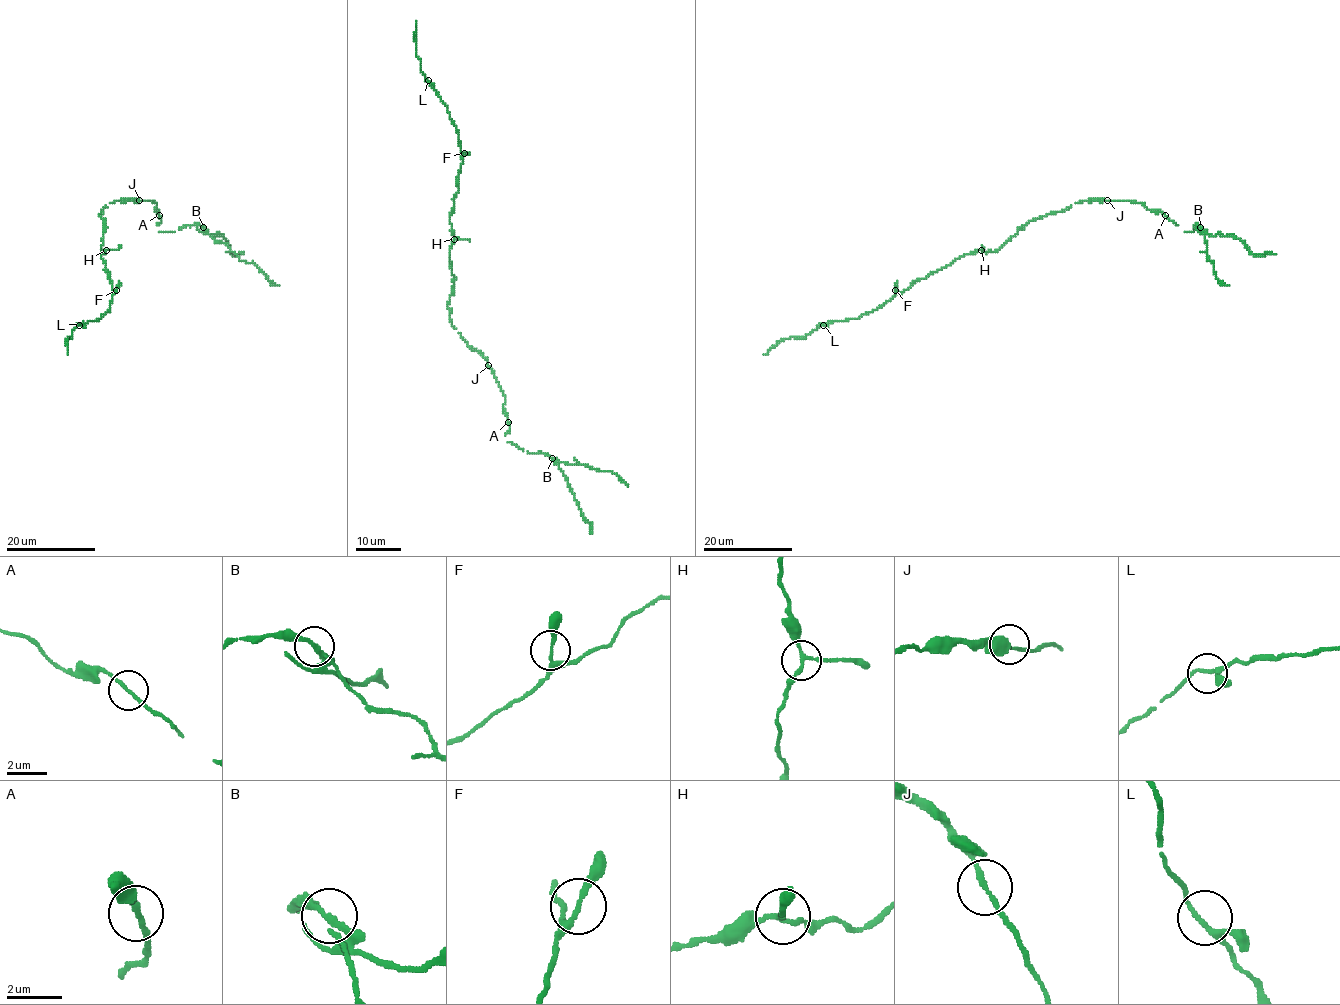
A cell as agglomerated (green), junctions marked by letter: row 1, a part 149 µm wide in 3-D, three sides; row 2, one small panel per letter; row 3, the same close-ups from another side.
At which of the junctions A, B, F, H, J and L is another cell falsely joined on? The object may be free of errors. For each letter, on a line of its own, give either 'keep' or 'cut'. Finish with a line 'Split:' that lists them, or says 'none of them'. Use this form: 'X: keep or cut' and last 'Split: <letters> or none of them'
A: keep
B: cut
F: keep
H: keep
J: keep
L: keep
Split: B

